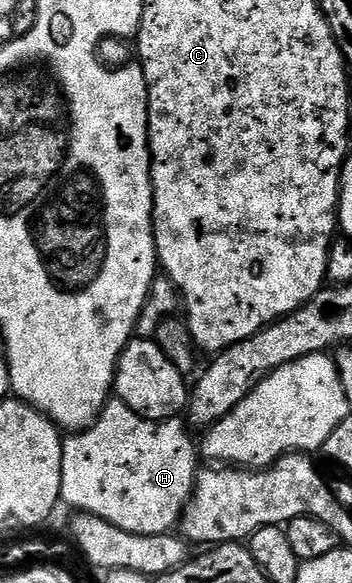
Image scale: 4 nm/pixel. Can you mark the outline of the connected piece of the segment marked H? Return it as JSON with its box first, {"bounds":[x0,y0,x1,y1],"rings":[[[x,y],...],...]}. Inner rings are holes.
{"bounds":[61,400,199,534],"rings":[[[110,400],[101,415],[80,432],[73,432],[62,441],[61,502],[74,506],[74,511],[94,514],[123,532],[136,534],[168,534],[181,521],[181,513],[193,495],[199,473],[199,450],[185,435],[187,426],[180,417],[167,422],[152,422],[127,408],[127,404]]]}

